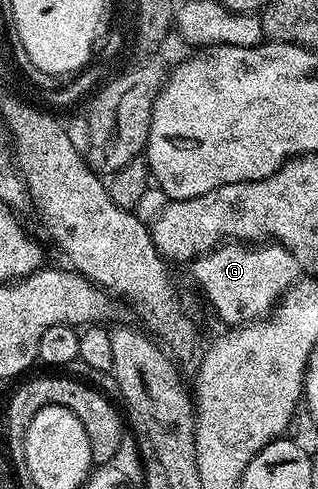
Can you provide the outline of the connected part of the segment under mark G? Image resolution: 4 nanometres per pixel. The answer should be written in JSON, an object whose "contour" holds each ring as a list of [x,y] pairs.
{"contour":[[[276,242],[222,243],[194,259],[191,268],[196,282],[227,326],[246,325],[266,317],[301,276],[299,261]]]}

